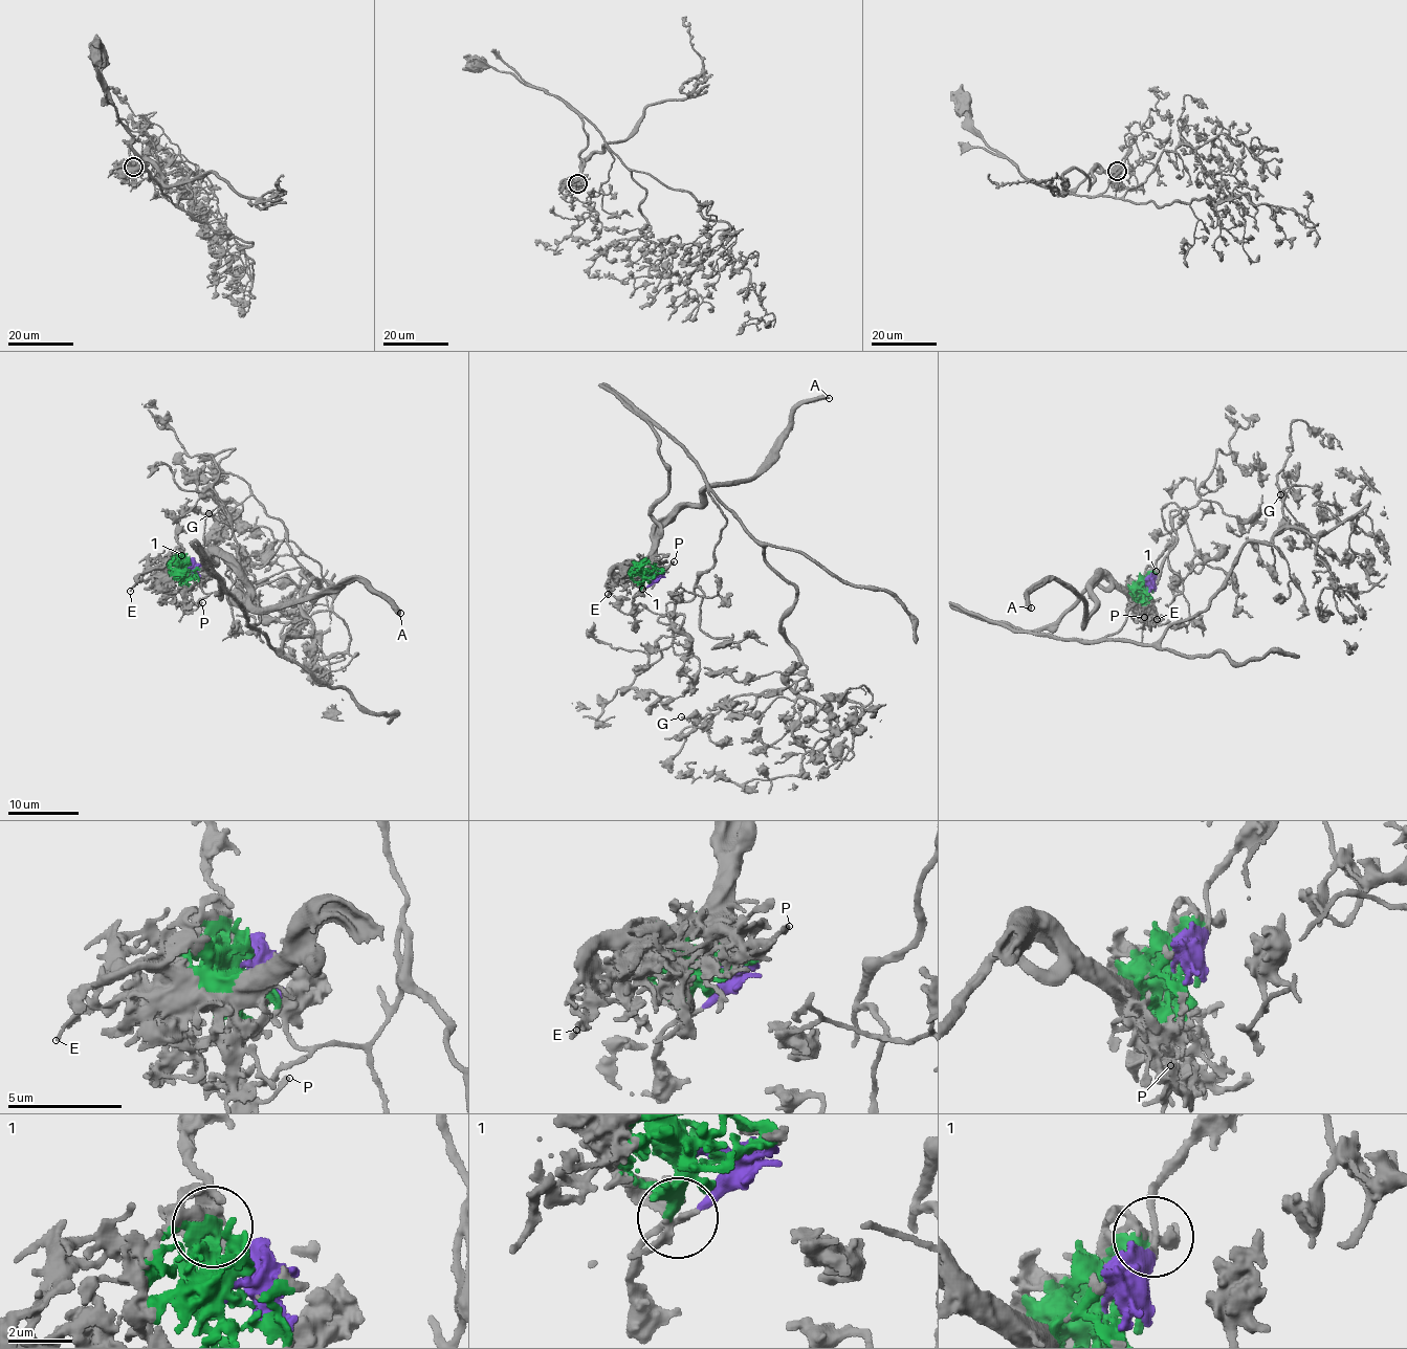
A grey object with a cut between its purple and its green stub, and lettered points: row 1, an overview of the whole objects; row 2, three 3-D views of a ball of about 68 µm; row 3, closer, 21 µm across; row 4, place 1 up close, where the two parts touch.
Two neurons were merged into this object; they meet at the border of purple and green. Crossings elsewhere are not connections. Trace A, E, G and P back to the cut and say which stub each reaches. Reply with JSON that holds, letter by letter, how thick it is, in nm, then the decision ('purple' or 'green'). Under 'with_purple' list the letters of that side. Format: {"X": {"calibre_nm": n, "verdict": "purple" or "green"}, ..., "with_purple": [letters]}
{"A": {"calibre_nm": 420, "verdict": "green"}, "E": {"calibre_nm": 130, "verdict": "green"}, "G": {"calibre_nm": 240, "verdict": "purple"}, "P": {"calibre_nm": 170, "verdict": "green"}, "with_purple": ["G"]}

